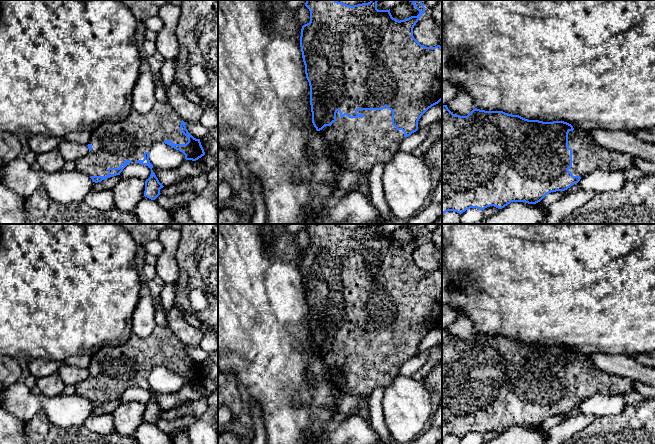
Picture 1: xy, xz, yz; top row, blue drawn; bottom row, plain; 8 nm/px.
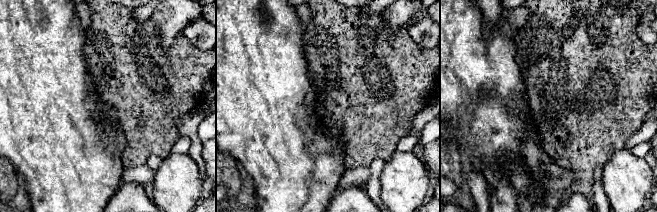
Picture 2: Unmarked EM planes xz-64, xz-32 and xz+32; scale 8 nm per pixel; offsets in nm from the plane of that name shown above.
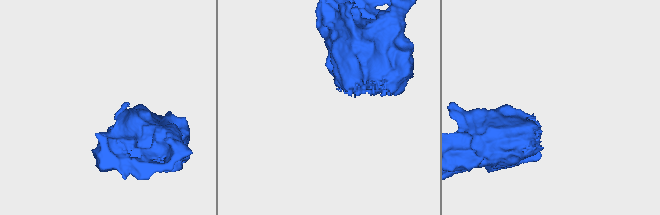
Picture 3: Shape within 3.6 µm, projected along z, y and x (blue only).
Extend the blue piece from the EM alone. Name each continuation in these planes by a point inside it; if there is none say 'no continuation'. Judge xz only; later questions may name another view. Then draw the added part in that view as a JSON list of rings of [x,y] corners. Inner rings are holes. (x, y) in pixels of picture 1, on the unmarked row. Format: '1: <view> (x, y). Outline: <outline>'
1: xz (357, 368). Outline: [[[387,331],[383,334],[358,334],[357,337],[363,338],[364,341],[349,342],[345,339],[341,342],[337,335],[336,345],[331,350],[325,350],[319,356],[327,367],[326,378],[337,384],[343,394],[364,398],[349,415],[358,415],[369,420],[371,393],[377,387],[386,388],[391,385],[394,378],[400,375],[405,361],[402,354],[397,354],[392,349],[392,335]]]

